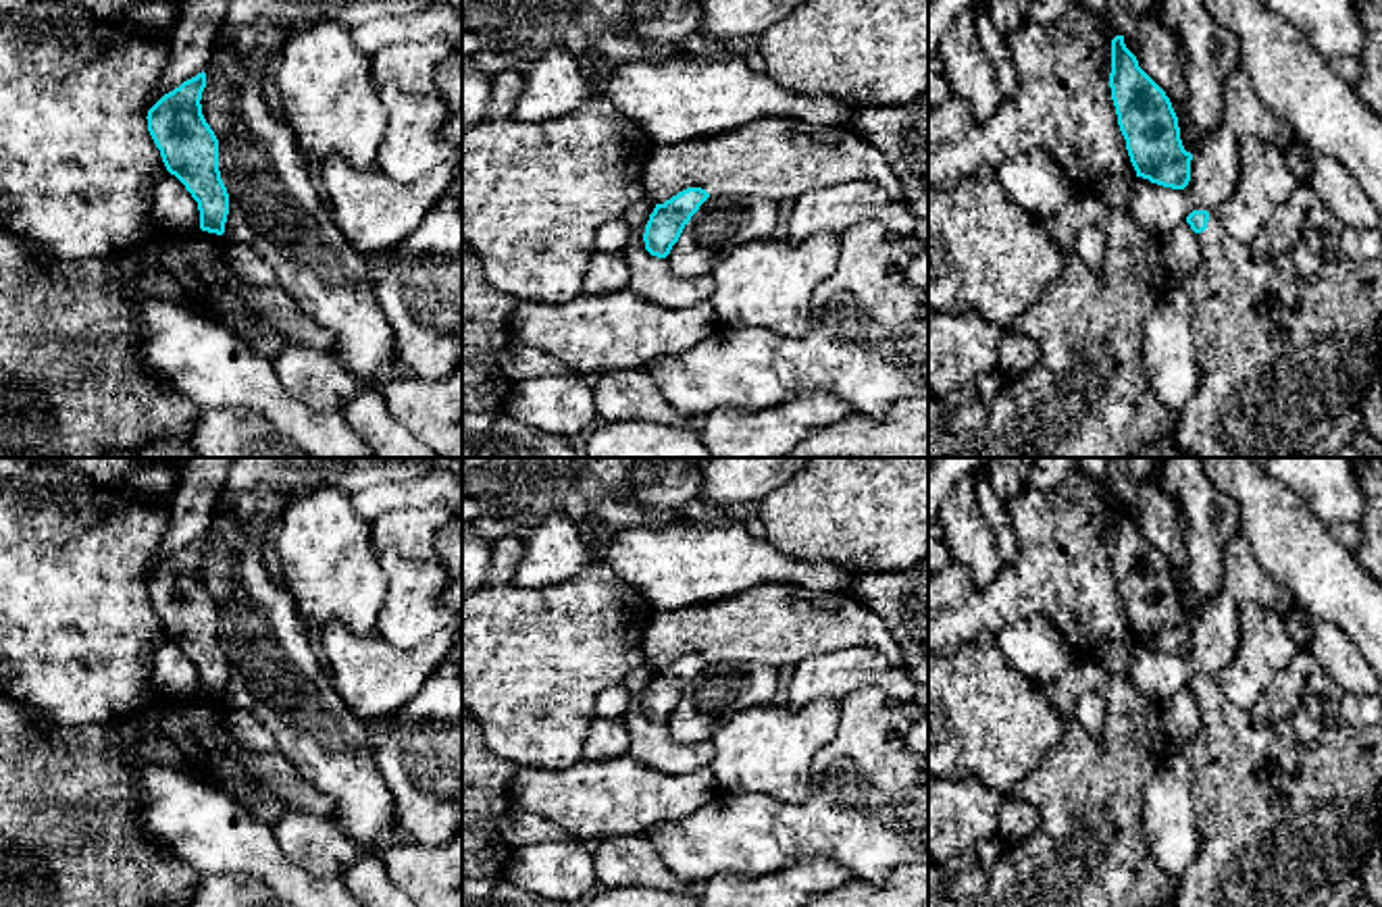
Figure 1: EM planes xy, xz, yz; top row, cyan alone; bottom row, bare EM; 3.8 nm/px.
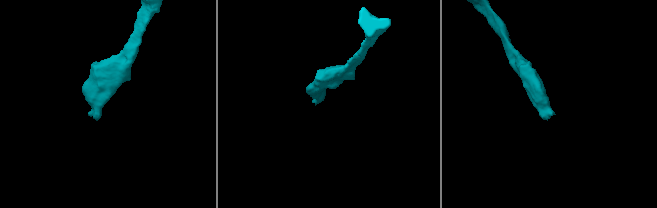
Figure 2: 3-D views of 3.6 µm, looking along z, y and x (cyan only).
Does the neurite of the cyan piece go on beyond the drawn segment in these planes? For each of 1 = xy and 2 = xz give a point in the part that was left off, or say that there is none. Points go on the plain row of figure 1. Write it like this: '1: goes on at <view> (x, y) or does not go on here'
1: does not go on here
2: does not go on here

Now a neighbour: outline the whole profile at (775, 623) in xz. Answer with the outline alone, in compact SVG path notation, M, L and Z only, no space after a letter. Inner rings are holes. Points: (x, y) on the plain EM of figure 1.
M760 582L747 591L656 612L643 634L645 664L664 670L687 653L710 662L797 666L837 649L868 647L895 668L903 653L885 622L849 591Z

